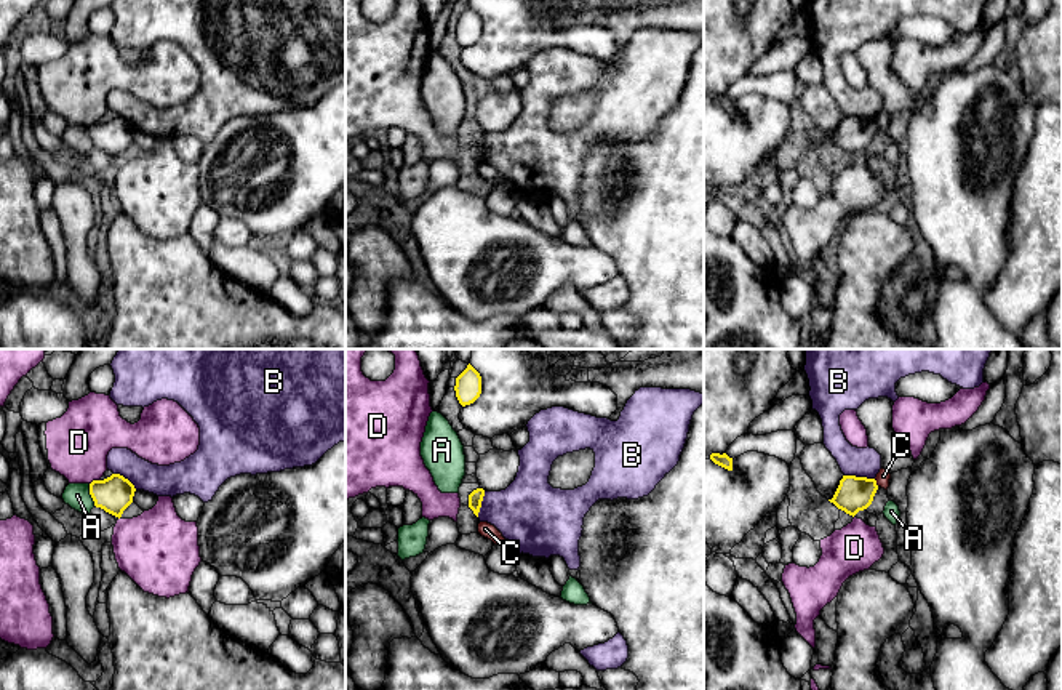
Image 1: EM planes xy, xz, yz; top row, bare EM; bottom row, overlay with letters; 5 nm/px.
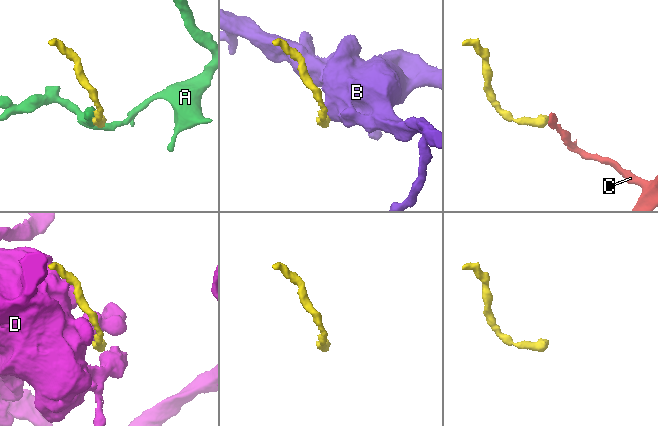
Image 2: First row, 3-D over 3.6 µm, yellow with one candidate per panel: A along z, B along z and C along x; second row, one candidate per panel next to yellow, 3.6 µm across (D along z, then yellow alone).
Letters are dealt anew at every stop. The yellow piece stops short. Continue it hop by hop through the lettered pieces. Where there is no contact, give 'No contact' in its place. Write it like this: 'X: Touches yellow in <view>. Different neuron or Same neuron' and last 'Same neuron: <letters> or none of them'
A: Touches yellow in xy. Different neuron
B: Touches yellow in yz. Different neuron
C: Touches yellow in yz. Different neuron
D: Touches yellow in xy. Different neuron
Same neuron: none of them

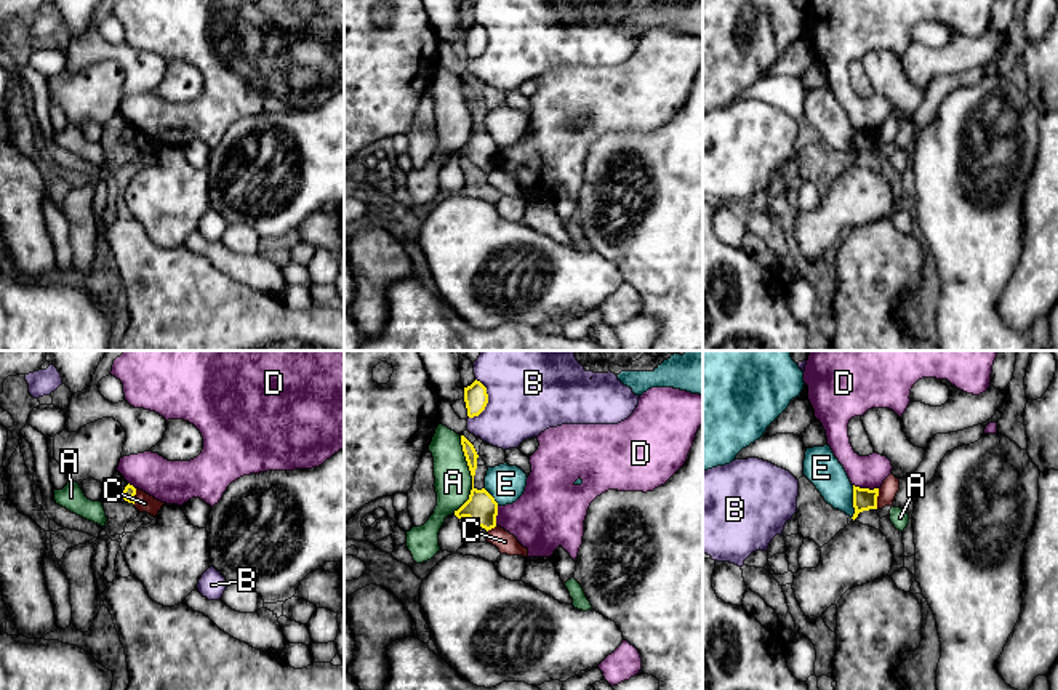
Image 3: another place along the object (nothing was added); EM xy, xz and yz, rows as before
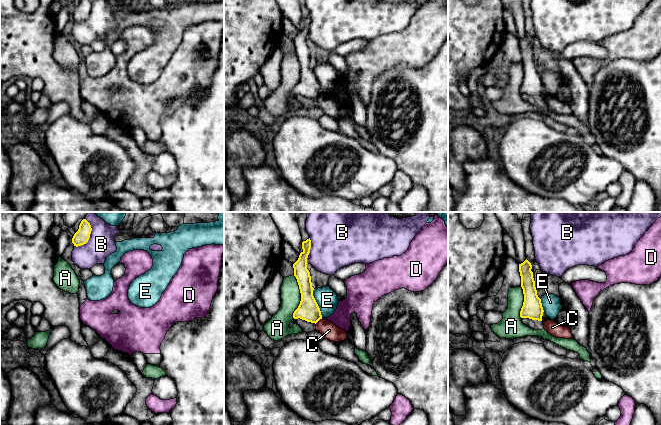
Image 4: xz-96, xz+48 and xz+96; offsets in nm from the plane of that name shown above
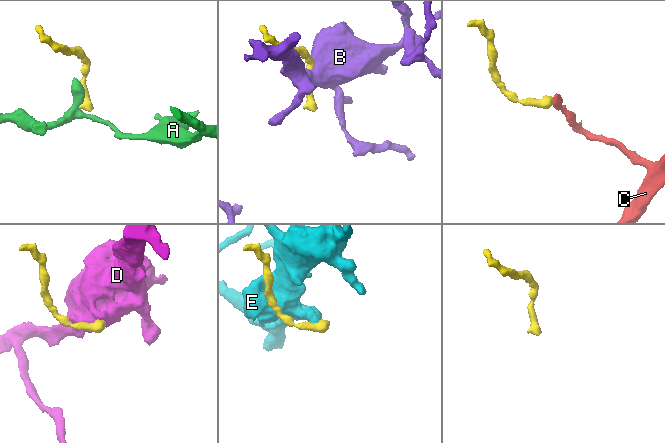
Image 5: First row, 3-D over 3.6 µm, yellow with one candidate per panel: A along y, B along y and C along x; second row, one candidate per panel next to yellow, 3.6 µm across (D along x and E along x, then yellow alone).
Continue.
A: Touches yellow in xz. Different neuron
B: Touches yellow in xz. Different neuron
C: Touches yellow in yz. Different neuron
D: Touches yellow in yz. Different neuron
E: Touches yellow in yz. Different neuron
Same neuron: none of them

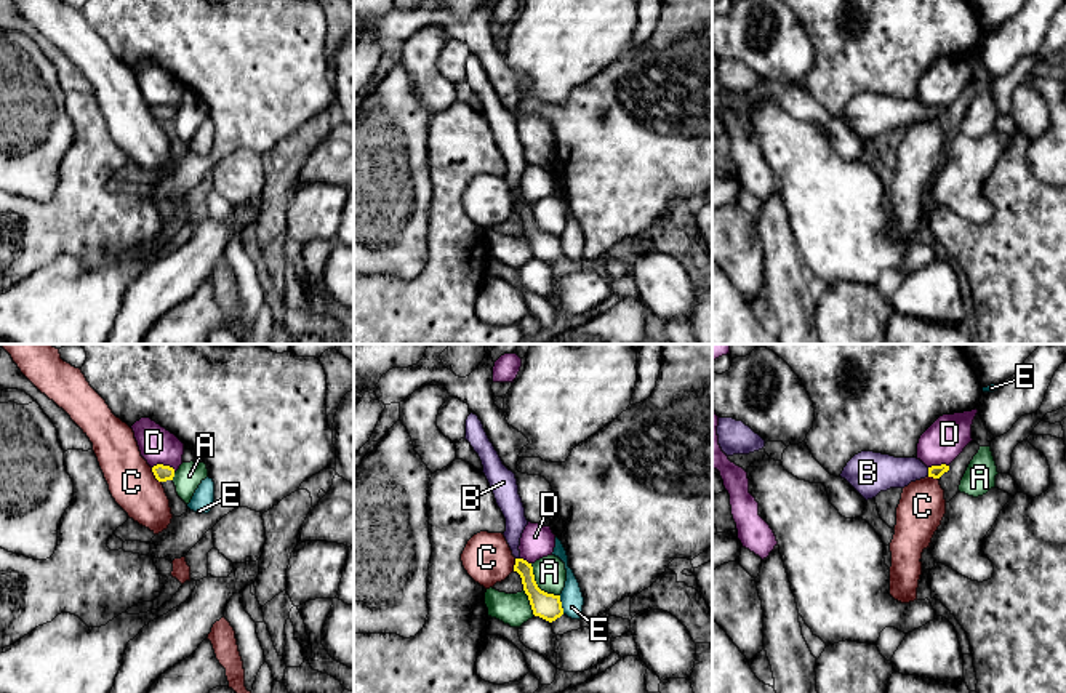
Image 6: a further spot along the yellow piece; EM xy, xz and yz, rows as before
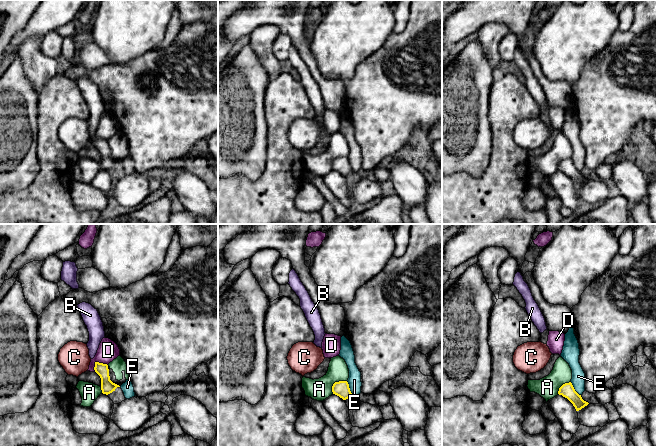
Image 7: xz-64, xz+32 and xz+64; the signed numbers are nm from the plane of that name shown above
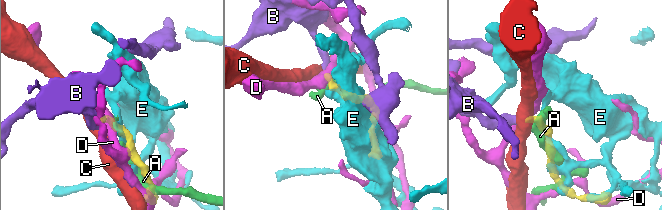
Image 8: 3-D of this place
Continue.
A: Touches yellow in xz. Different neuron
B: Touches yellow in yz. Same neuron
C: Touches yellow in xy. Different neuron
D: Touches yellow in xy. Different neuron
E: Touches yellow in xz. Different neuron
Same neuron: B

